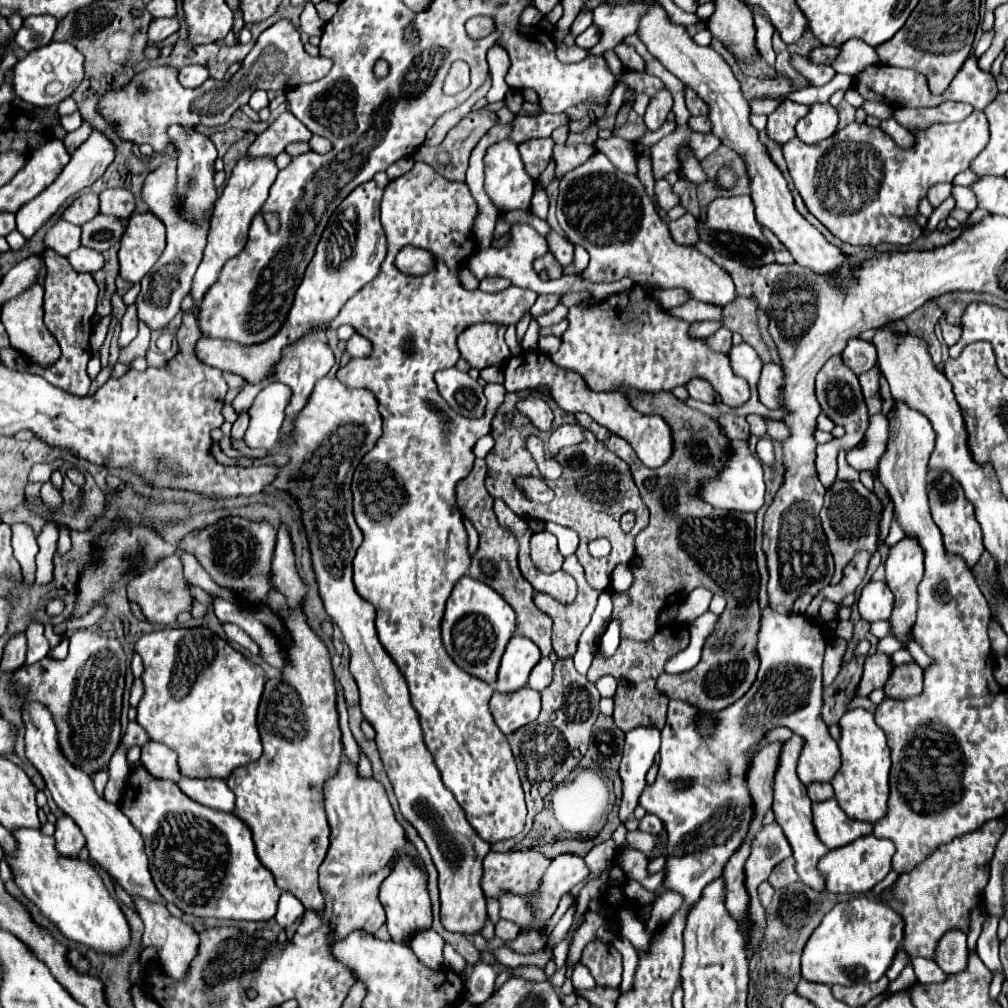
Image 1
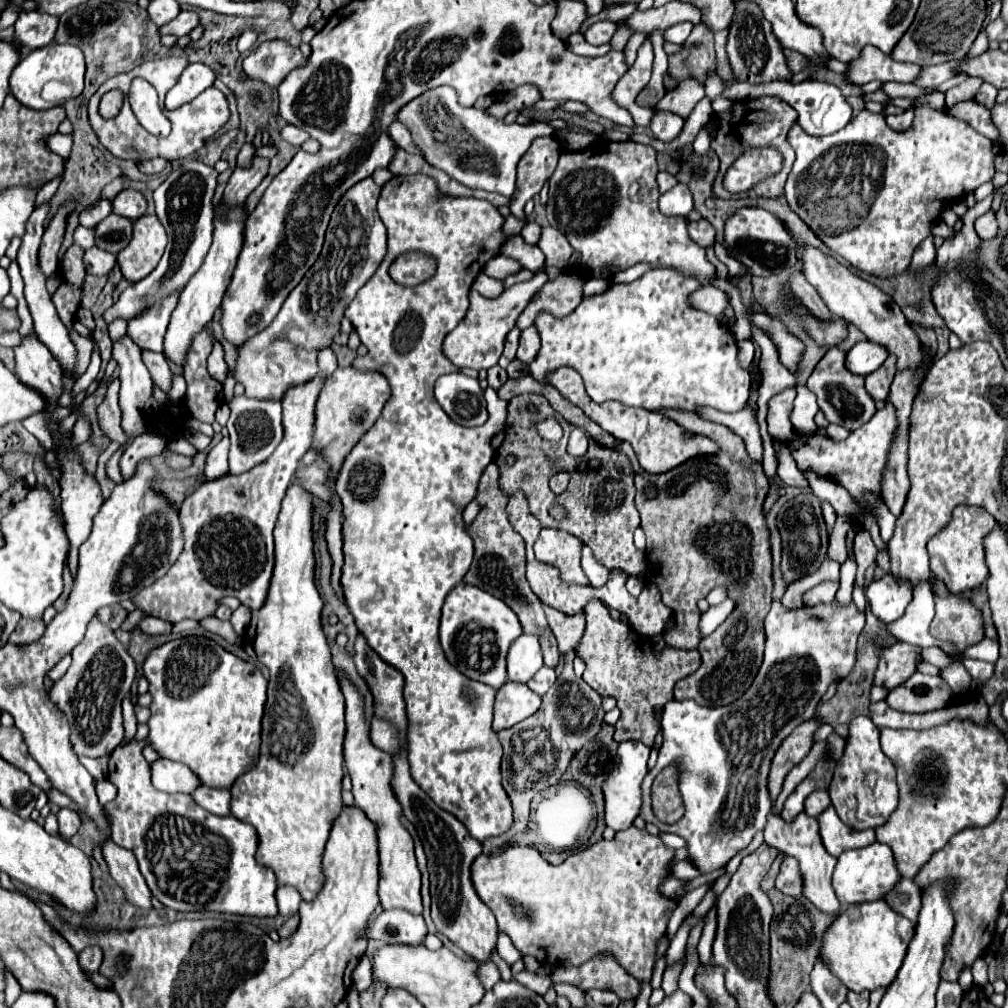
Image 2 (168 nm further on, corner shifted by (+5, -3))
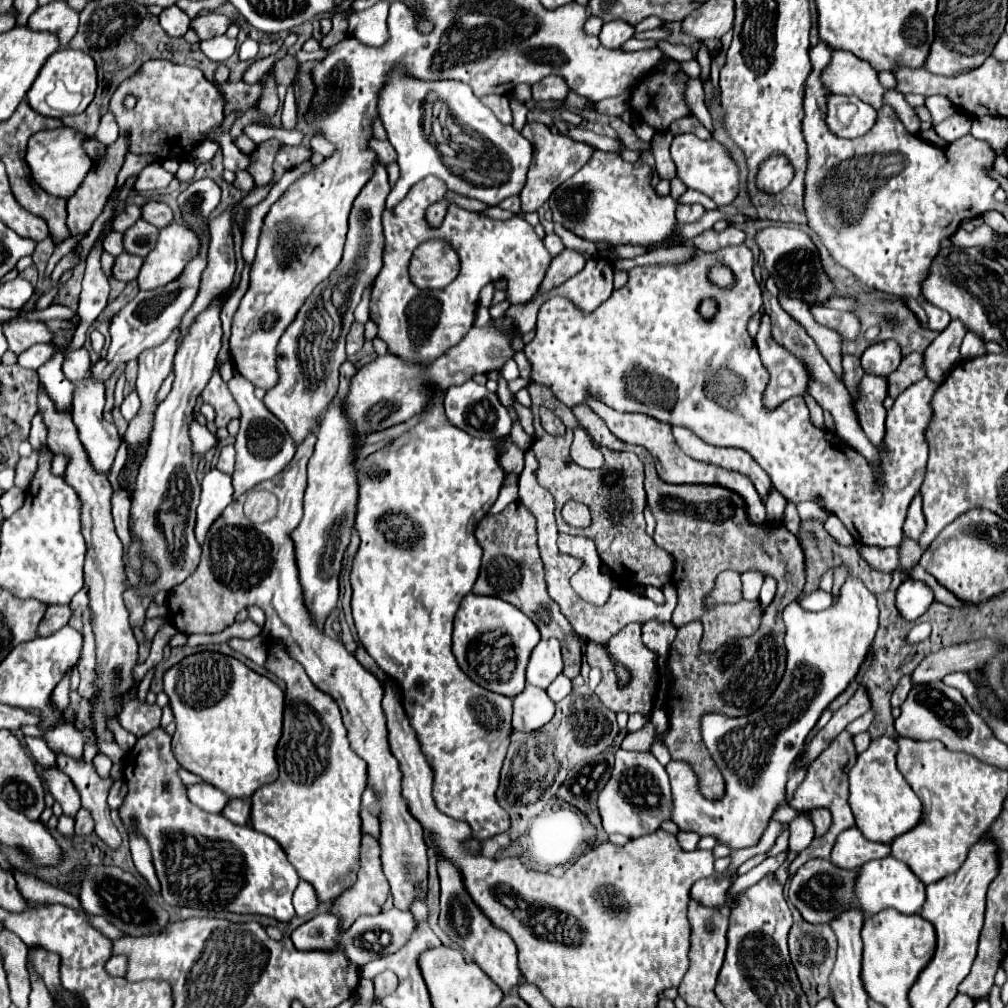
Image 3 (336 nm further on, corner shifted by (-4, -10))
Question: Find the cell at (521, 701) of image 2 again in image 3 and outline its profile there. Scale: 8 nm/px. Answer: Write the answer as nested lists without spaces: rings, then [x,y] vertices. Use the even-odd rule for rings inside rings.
[[[525,686],[525,690],[513,698],[513,730],[537,730],[553,718],[553,712],[555,704],[545,690]]]

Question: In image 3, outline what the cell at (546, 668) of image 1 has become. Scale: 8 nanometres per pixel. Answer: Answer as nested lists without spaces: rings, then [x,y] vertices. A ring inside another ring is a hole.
[[[559,674],[559,676],[549,684],[549,688],[547,688],[547,694],[549,694],[549,698],[551,698],[553,702],[563,700],[569,692],[571,692],[571,680],[569,680],[567,676],[563,676],[563,674]]]

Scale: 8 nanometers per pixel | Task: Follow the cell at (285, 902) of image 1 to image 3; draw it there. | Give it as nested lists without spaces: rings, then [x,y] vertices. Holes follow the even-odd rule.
[[[299,882],[295,894],[293,894],[293,906],[295,906],[295,916],[307,916],[317,910],[317,894],[307,882]]]

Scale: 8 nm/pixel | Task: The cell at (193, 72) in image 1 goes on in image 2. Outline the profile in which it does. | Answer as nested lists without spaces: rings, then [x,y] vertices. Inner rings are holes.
[[[190,63],[184,69],[180,81],[168,91],[168,95],[166,95],[166,107],[172,111],[172,109],[192,101],[204,89],[212,87],[214,79],[216,79],[216,75],[214,75],[214,71],[208,65],[204,65],[204,63]]]

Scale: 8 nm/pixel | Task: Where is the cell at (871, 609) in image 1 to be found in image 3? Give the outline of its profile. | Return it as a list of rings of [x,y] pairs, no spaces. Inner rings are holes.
[[[907,578],[895,594],[895,604],[903,620],[917,620],[933,602],[933,590],[913,578]]]

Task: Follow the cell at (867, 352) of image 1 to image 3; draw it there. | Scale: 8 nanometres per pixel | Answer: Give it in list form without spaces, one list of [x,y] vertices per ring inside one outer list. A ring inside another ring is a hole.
[[[895,340],[871,344],[861,356],[861,368],[865,374],[889,376],[901,362],[901,348]]]

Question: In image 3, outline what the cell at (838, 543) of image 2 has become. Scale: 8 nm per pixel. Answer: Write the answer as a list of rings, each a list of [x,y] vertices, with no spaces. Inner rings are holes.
[[[839,566],[834,569],[833,594],[835,594],[835,602],[839,596],[840,589],[848,577],[848,569],[845,566]]]

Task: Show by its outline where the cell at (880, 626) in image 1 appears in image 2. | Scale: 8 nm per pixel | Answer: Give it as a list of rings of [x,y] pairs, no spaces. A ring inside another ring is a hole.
[[[985,637],[979,643],[966,648],[964,657],[996,663],[999,657],[999,642]]]

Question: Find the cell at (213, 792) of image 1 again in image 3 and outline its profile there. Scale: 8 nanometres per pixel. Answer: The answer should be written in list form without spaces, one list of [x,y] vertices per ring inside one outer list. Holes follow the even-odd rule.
[[[229,800],[227,806],[223,808],[221,816],[231,820],[233,824],[247,824],[249,810],[251,810],[251,800]]]

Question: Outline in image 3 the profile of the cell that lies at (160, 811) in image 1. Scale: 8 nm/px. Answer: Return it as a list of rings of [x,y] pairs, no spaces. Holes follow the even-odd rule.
[[[163,728],[141,736],[137,744],[127,752],[123,768],[127,796],[119,808],[119,816],[127,834],[131,834],[131,828],[135,828],[149,842],[153,866],[161,882],[163,900],[169,906],[203,908],[213,912],[223,910],[235,914],[259,914],[275,918],[279,922],[289,922],[295,916],[291,896],[299,884],[299,876],[287,862],[283,848],[271,836],[253,830],[249,824],[237,826],[225,820],[221,814],[209,814],[205,810],[199,810],[193,802],[187,800],[185,786],[175,774],[177,768],[179,764],[171,752],[171,736],[167,736]]]

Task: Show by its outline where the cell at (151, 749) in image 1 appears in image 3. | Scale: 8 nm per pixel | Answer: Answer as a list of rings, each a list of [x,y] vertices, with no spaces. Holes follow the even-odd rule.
[[[207,782],[187,784],[185,788],[187,788],[187,798],[189,798],[193,804],[197,804],[201,810],[205,810],[205,812],[219,814],[221,808],[223,808],[223,806],[227,804],[227,800],[229,800],[221,790],[213,788],[213,786],[207,784]]]

